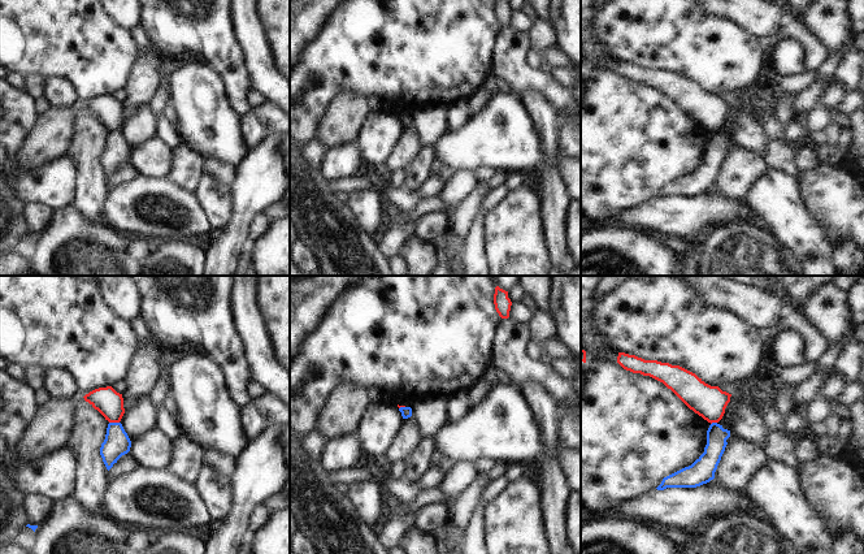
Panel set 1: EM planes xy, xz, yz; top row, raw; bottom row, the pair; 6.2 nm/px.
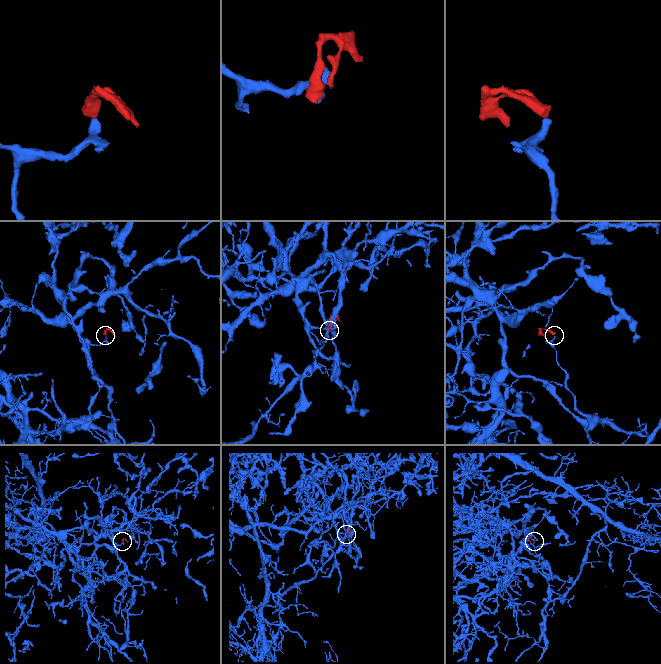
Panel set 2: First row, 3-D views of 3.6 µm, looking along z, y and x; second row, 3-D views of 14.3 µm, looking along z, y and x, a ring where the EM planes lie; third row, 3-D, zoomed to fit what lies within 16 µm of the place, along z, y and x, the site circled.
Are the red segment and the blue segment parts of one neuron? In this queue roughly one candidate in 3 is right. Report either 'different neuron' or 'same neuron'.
different neuron

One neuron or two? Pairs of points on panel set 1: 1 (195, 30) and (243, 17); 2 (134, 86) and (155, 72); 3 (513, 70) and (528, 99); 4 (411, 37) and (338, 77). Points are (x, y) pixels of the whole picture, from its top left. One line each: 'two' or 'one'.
1: two
2: one
3: two
4: one

